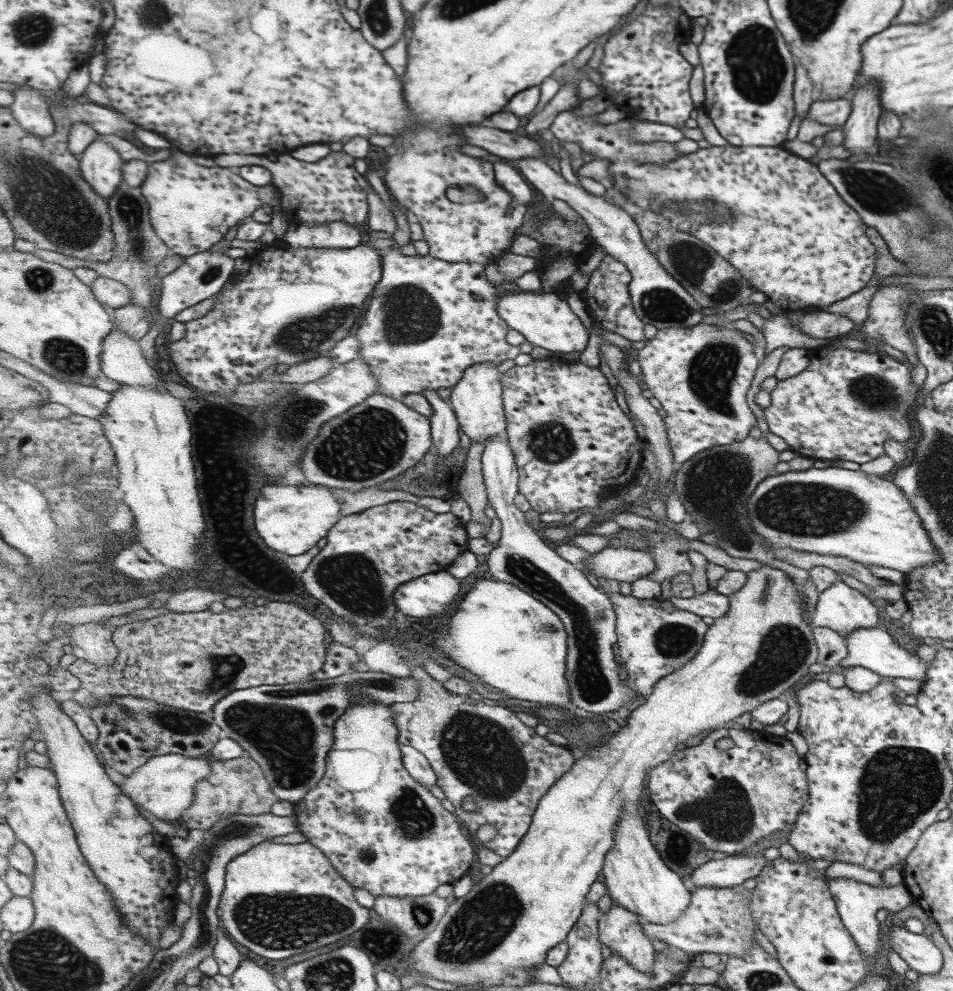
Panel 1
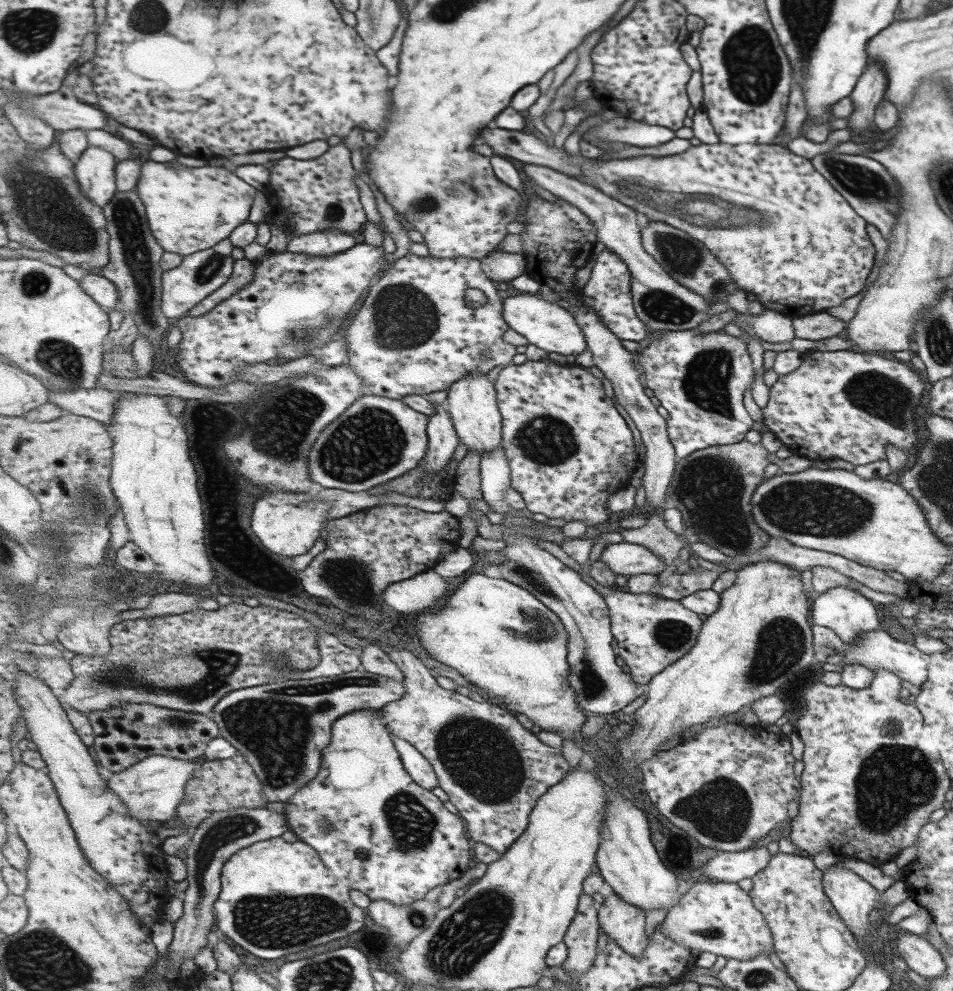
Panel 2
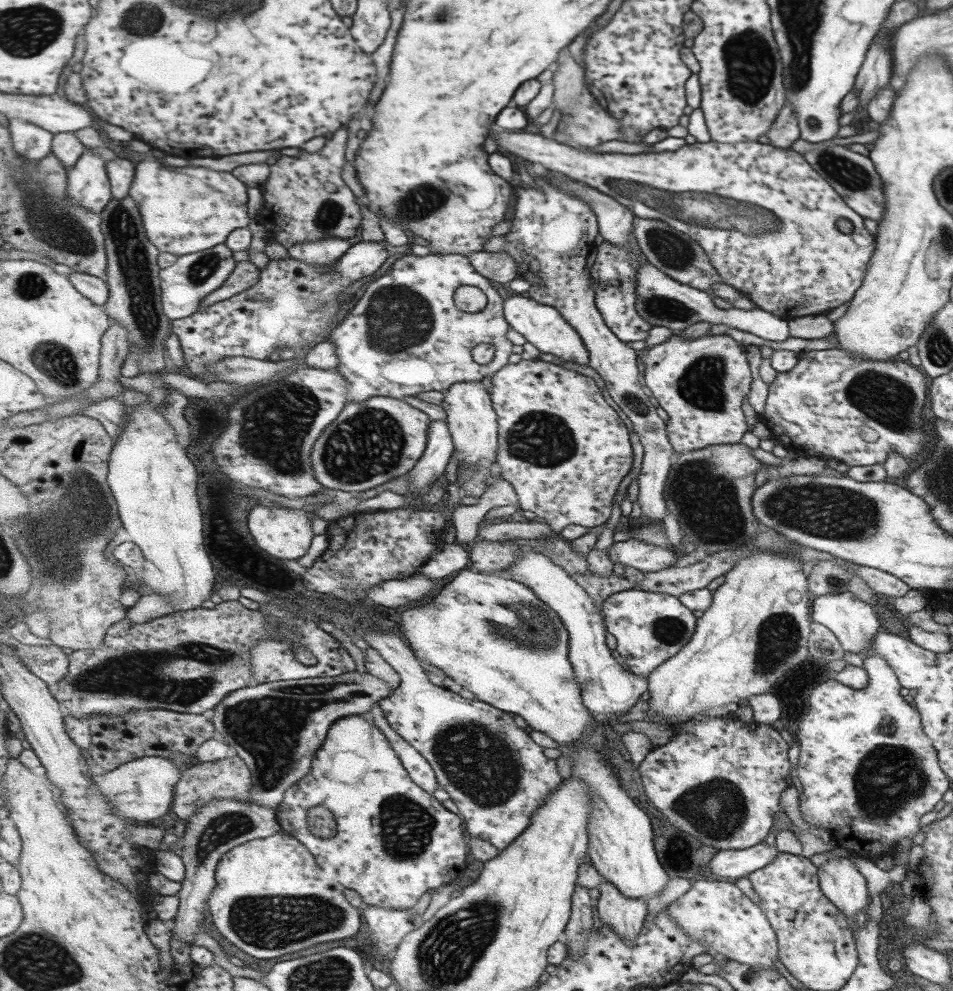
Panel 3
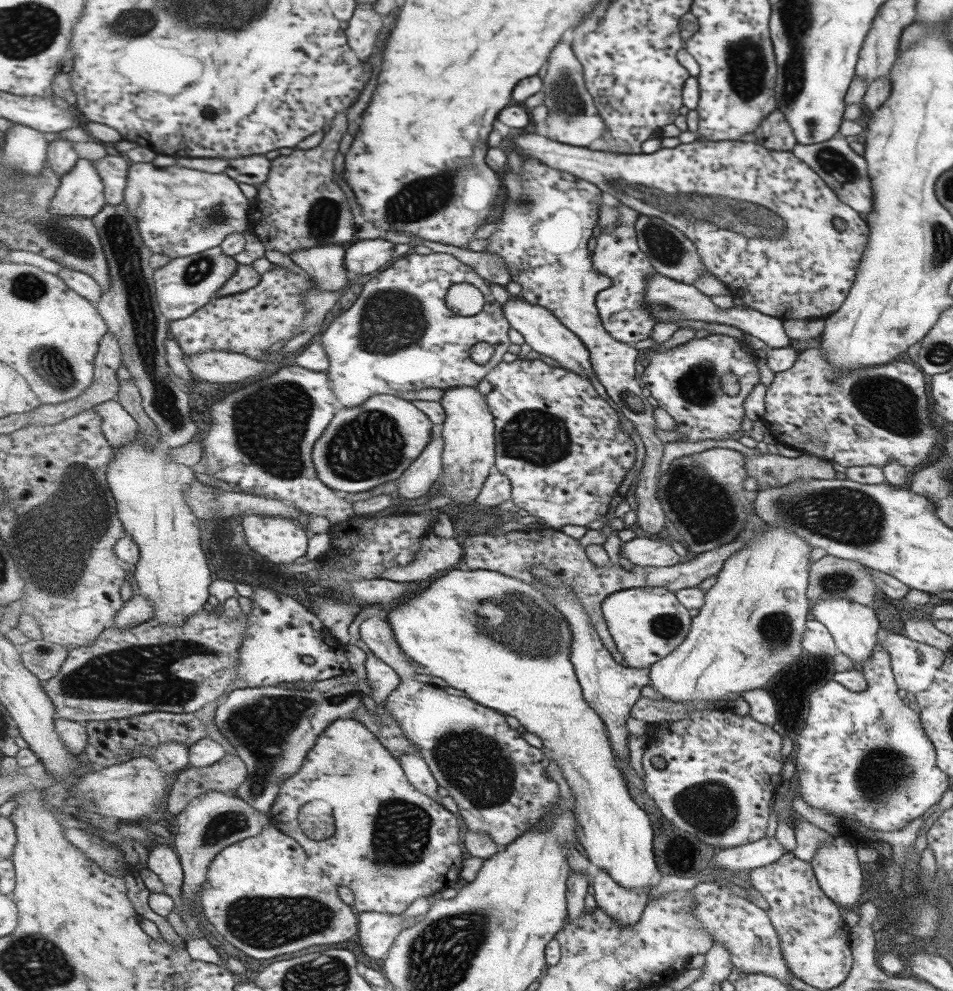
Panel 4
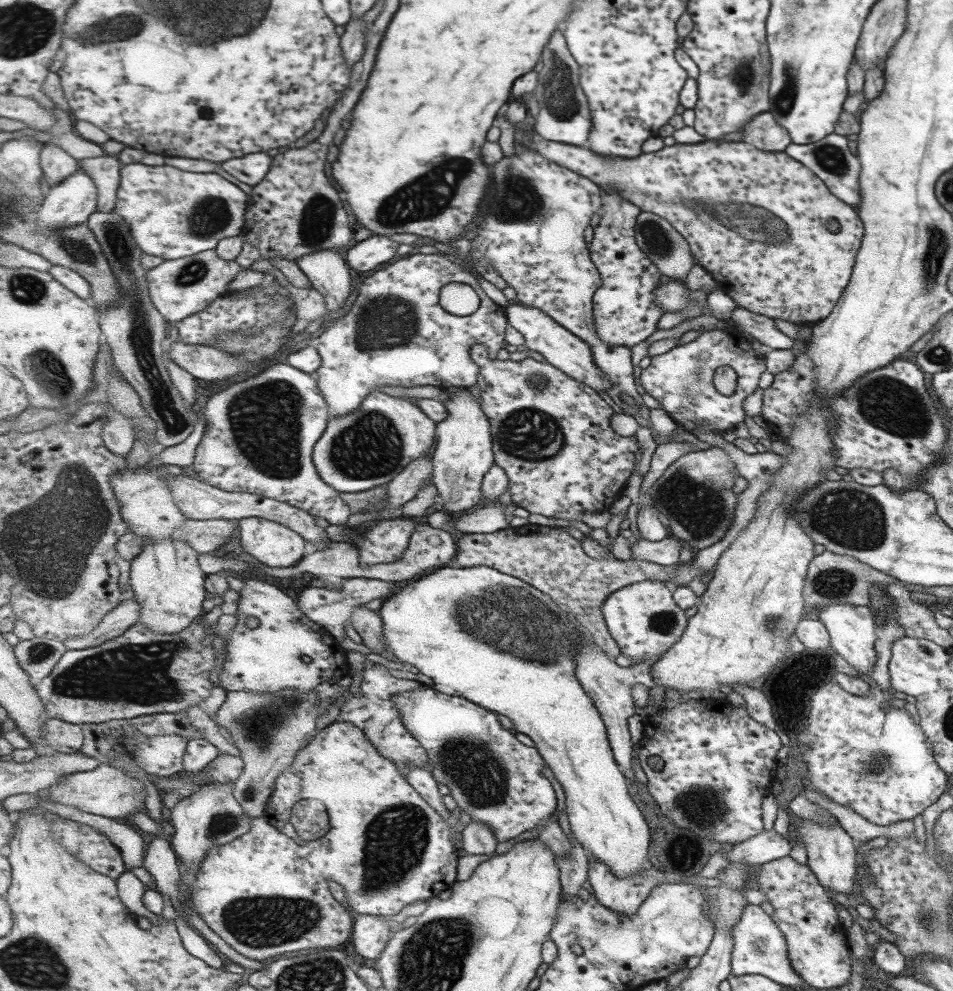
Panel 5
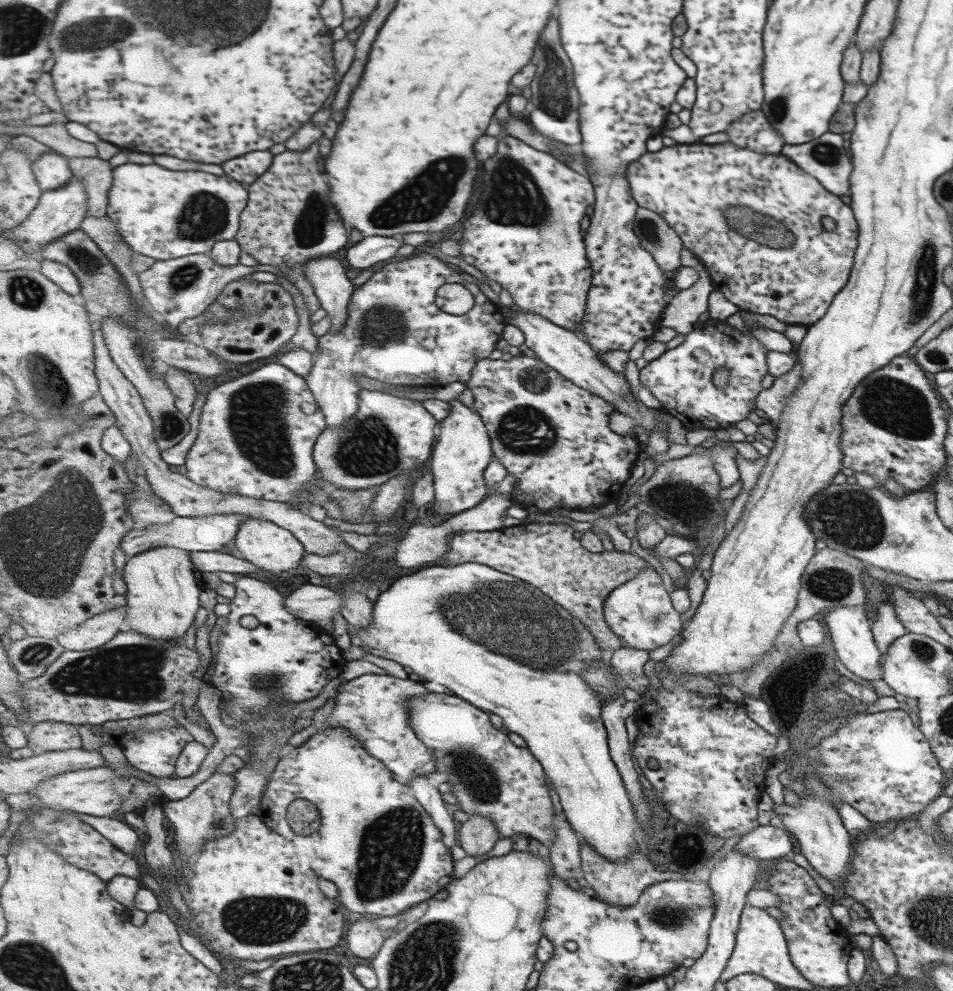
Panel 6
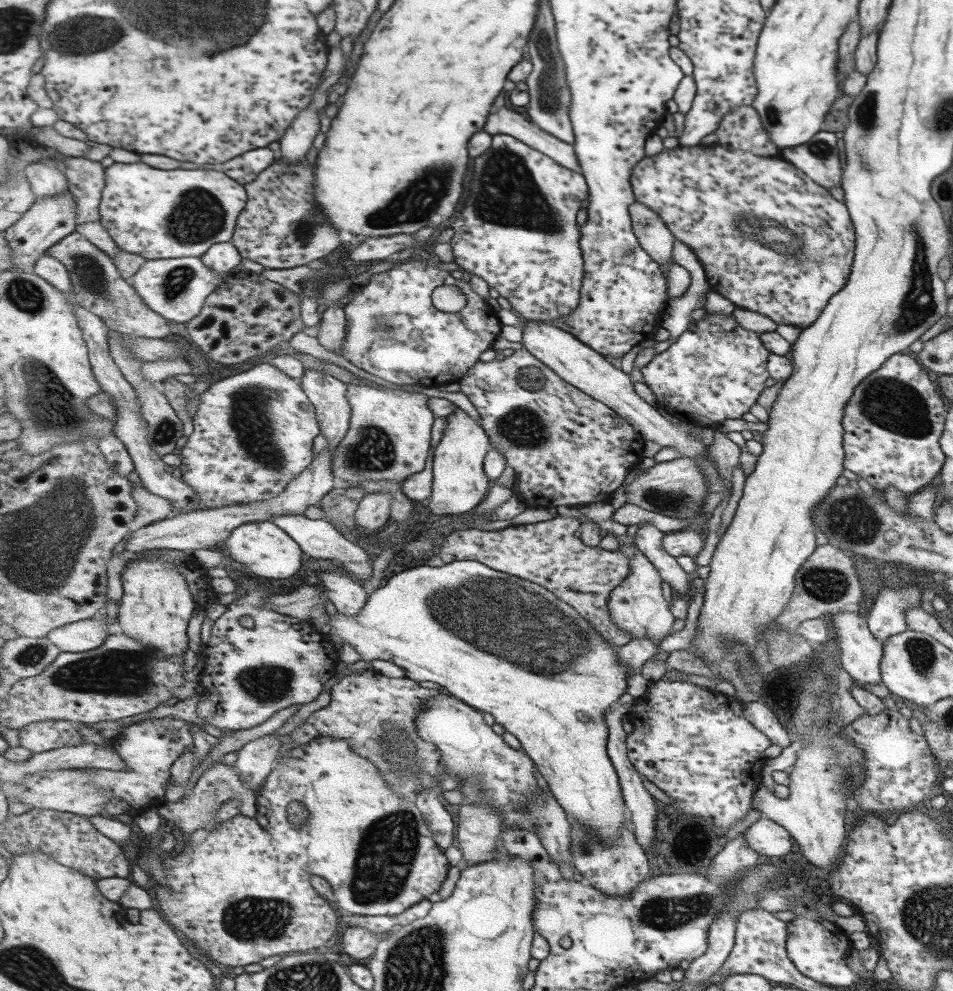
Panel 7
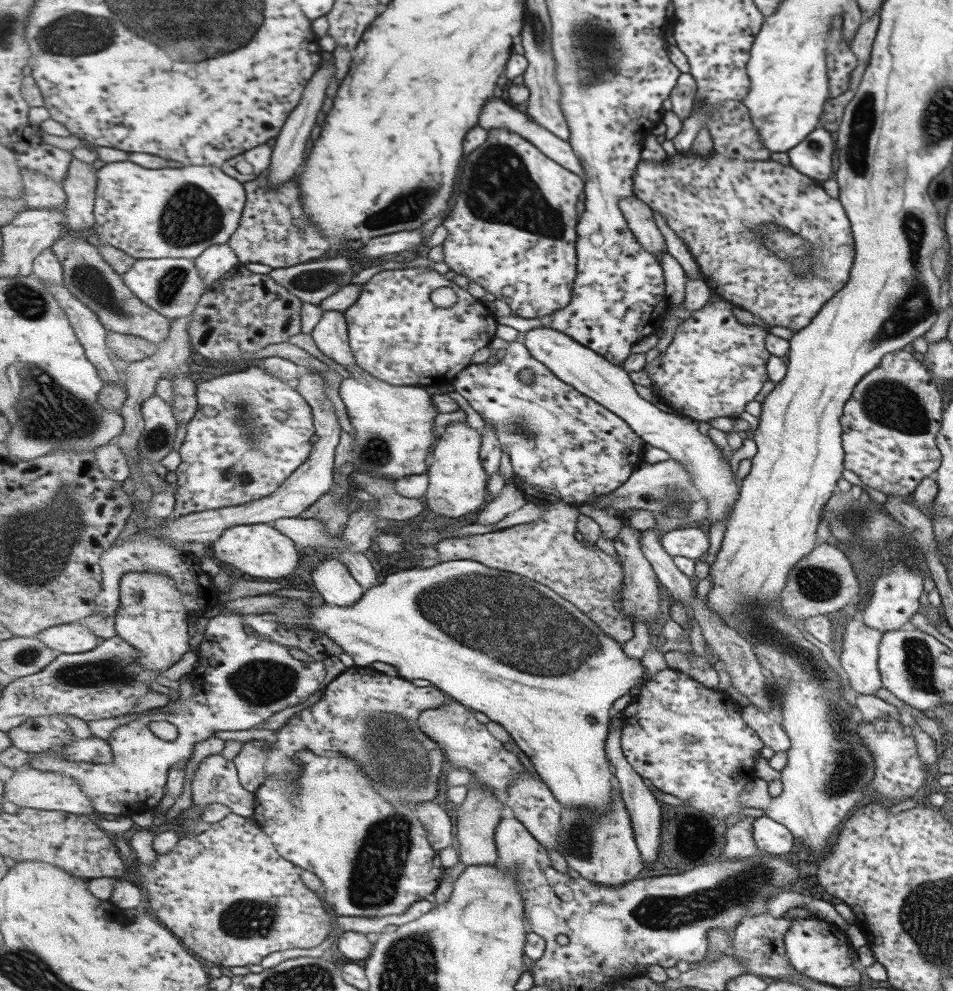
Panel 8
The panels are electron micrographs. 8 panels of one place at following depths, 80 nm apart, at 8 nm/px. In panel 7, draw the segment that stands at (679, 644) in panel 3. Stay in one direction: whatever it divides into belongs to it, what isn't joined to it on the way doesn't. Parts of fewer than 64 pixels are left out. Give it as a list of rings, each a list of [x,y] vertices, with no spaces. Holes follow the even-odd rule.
[[[624,535],[624,540],[621,540],[621,544],[619,544],[619,550],[631,559],[632,573],[620,584],[620,588],[611,593],[608,607],[612,621],[620,626],[621,630],[633,636],[633,640],[648,638],[656,643],[670,634],[676,618],[661,596],[661,590],[659,590],[661,578],[659,578],[660,574],[657,574],[658,569],[653,568],[647,562],[647,556],[634,542],[635,537]]]

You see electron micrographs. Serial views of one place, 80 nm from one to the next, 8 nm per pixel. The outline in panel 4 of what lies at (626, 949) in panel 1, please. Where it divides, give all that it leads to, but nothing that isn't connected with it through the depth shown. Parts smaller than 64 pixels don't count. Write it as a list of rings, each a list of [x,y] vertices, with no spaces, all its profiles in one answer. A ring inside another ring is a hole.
[[[596,869],[593,887],[597,906],[620,924],[634,926],[643,919],[648,903],[646,888],[625,888],[602,869]]]

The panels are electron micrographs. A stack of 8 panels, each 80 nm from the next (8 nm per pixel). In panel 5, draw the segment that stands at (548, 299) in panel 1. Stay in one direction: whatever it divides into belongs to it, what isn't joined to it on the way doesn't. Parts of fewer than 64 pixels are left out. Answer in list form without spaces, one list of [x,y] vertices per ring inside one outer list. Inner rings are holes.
[[[513,302],[505,308],[505,311],[510,326],[516,328],[525,336],[525,347],[538,352],[547,362],[554,364],[574,379],[580,380],[583,384],[593,387],[595,390],[603,390],[608,394],[612,382],[606,380],[605,372],[602,372],[602,369],[598,367],[598,363],[594,359],[594,351],[586,341],[567,330],[550,314],[540,308],[528,307],[521,302]]]

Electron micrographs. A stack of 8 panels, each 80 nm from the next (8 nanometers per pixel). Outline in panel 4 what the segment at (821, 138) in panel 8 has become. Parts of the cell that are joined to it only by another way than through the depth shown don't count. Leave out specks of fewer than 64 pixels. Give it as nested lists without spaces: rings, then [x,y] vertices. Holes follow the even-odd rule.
[[[836,136],[831,140],[825,140],[817,144],[801,145],[795,143],[790,150],[799,160],[811,164],[815,174],[825,182],[842,204],[847,204],[855,212],[871,213],[872,186],[868,177],[868,164],[863,156],[857,156],[853,150],[849,150],[847,142]]]

